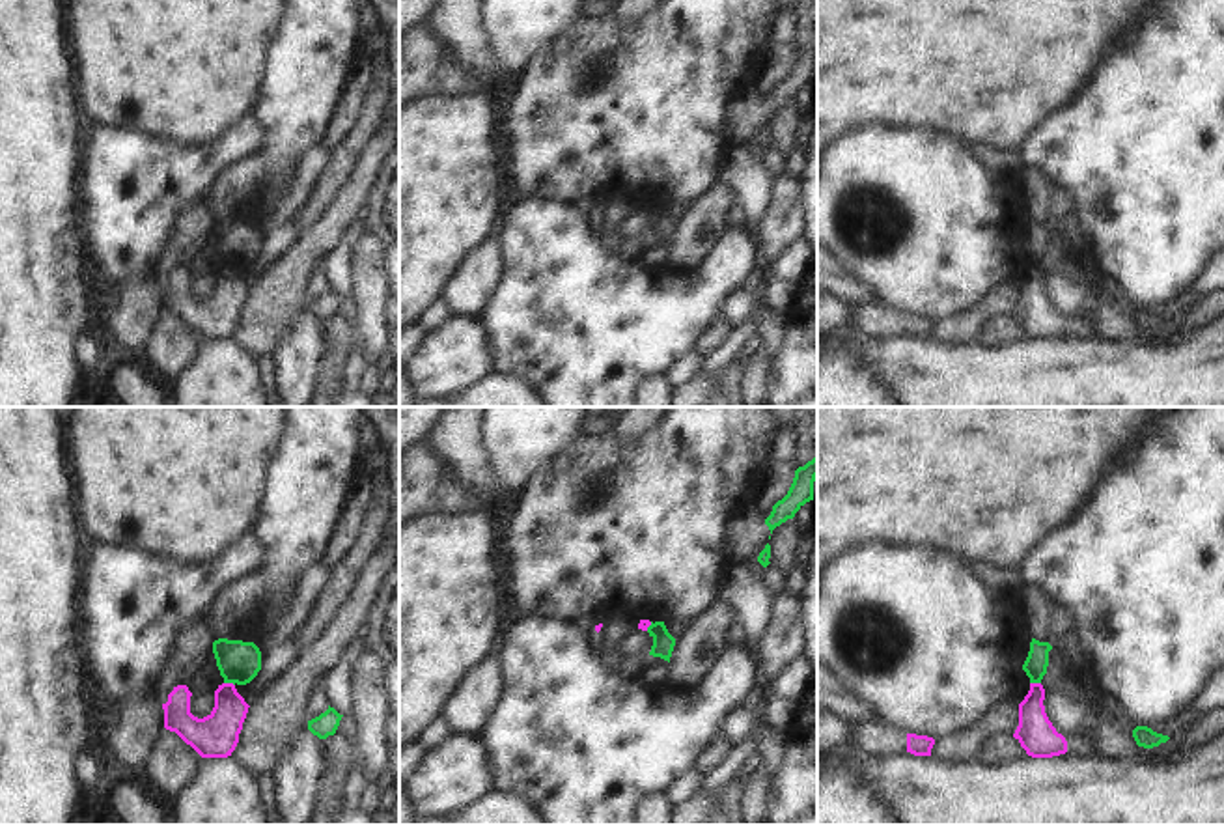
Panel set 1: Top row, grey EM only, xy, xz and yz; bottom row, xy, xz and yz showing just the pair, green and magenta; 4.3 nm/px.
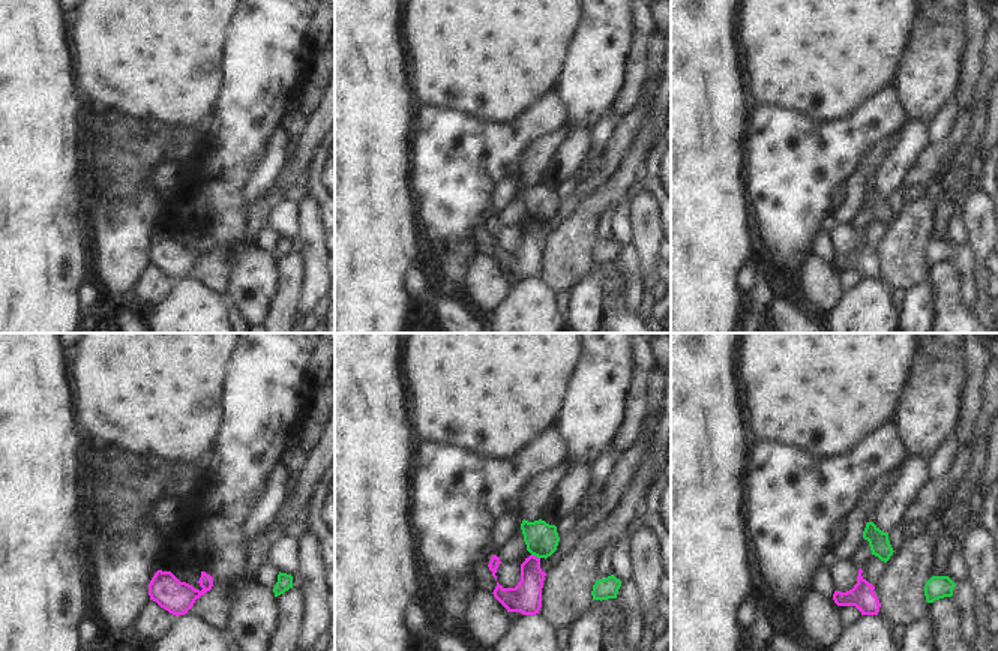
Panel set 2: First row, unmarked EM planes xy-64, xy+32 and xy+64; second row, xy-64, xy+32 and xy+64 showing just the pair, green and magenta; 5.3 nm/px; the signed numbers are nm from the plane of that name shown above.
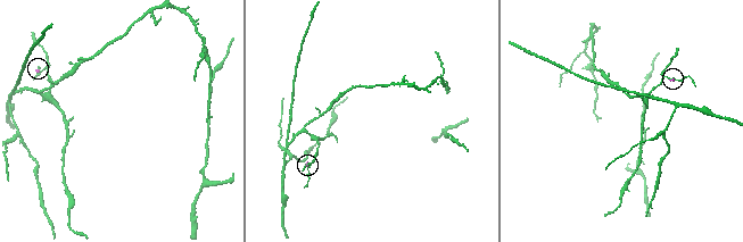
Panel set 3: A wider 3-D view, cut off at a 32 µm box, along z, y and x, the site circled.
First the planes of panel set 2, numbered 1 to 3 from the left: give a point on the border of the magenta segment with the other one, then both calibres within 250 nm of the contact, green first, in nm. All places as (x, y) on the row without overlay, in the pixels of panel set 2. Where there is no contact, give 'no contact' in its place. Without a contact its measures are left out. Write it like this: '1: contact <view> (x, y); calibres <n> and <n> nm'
1: no contact
2: contact xy+32 (536, 219); calibres 180 and 170 nm
3: no contact

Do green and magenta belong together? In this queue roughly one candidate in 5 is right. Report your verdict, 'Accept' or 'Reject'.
Reject

